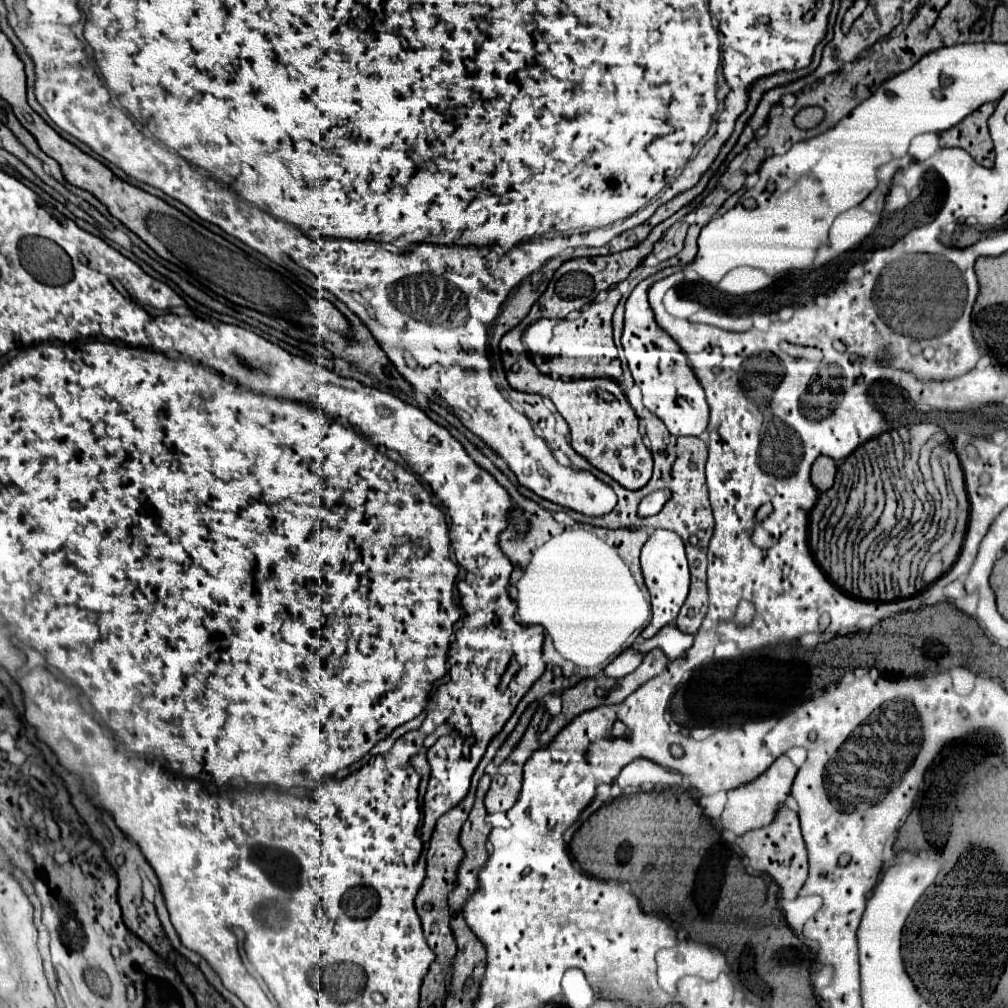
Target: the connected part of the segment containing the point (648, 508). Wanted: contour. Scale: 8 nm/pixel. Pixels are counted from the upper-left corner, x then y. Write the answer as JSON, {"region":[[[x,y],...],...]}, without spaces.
{"region":[[[658,490],[650,496],[646,496],[640,502],[640,516],[652,516],[656,512],[660,512],[660,508],[664,506],[664,502],[668,500],[668,490]]]}

